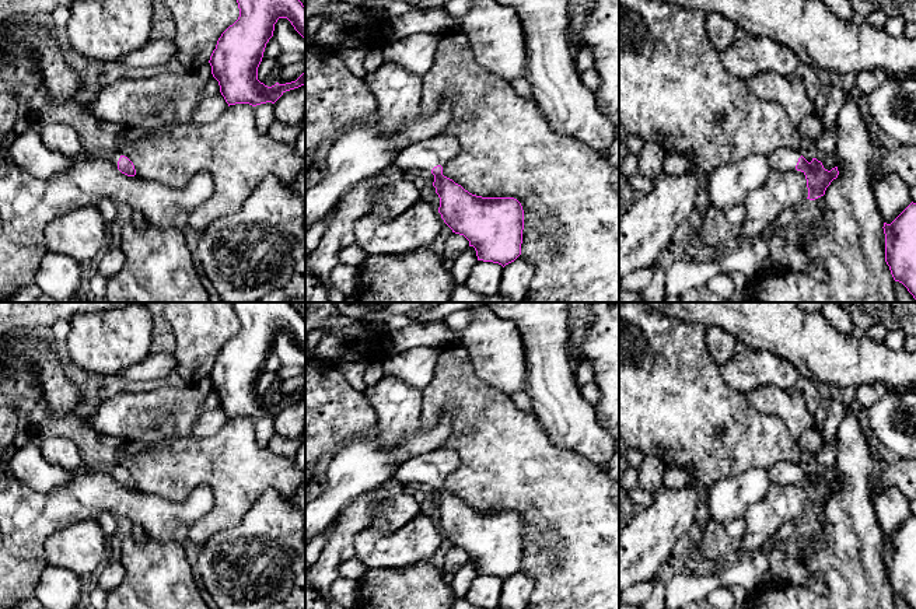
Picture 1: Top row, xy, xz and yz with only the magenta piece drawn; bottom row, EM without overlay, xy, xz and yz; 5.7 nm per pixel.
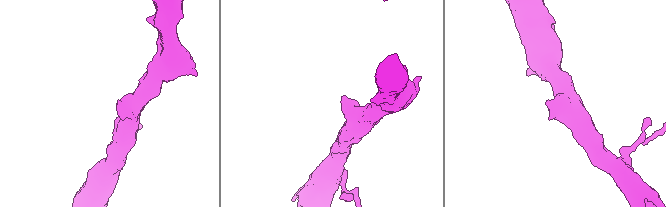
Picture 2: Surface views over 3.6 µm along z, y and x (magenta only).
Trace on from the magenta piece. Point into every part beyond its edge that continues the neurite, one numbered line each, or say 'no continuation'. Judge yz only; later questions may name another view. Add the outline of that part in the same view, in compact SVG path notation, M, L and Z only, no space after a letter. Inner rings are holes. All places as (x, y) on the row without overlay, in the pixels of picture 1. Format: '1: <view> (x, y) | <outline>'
1: yz (783, 472) | M779 461L769 468L769 476L772 484L791 484L796 483L800 466L793 465L787 461Z

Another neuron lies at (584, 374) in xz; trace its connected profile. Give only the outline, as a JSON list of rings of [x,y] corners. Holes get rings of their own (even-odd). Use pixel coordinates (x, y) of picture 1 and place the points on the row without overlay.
[[[583,361],[573,372],[571,378],[576,382],[576,385],[580,388],[585,384],[594,384],[595,374],[594,368],[590,363]]]

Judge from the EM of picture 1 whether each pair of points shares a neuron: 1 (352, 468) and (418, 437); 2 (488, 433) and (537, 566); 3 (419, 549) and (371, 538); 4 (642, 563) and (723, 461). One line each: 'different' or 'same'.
1: same
2: same
3: same
4: different

